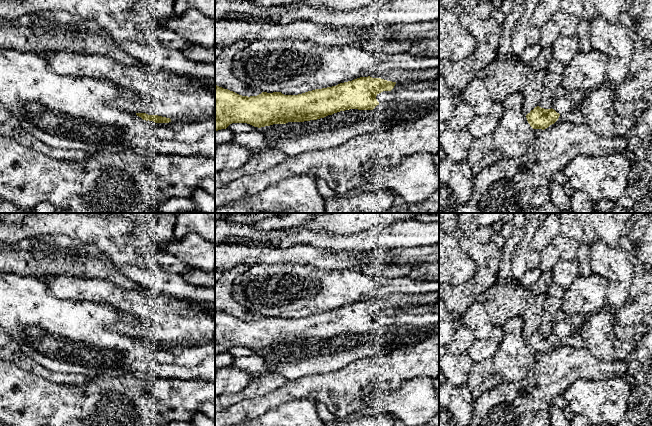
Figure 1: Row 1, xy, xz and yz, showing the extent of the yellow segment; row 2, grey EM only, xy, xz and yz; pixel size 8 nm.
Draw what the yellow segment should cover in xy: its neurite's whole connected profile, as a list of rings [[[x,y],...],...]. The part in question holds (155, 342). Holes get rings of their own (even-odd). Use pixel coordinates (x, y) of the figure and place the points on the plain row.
[[[140,329],[138,331],[138,336],[136,337],[137,340],[141,341],[143,344],[146,345],[153,345],[155,347],[169,347],[169,346],[197,346],[202,345],[207,342],[196,342],[196,341],[174,341],[174,342],[166,342],[158,339],[148,339],[144,336],[144,332]]]

